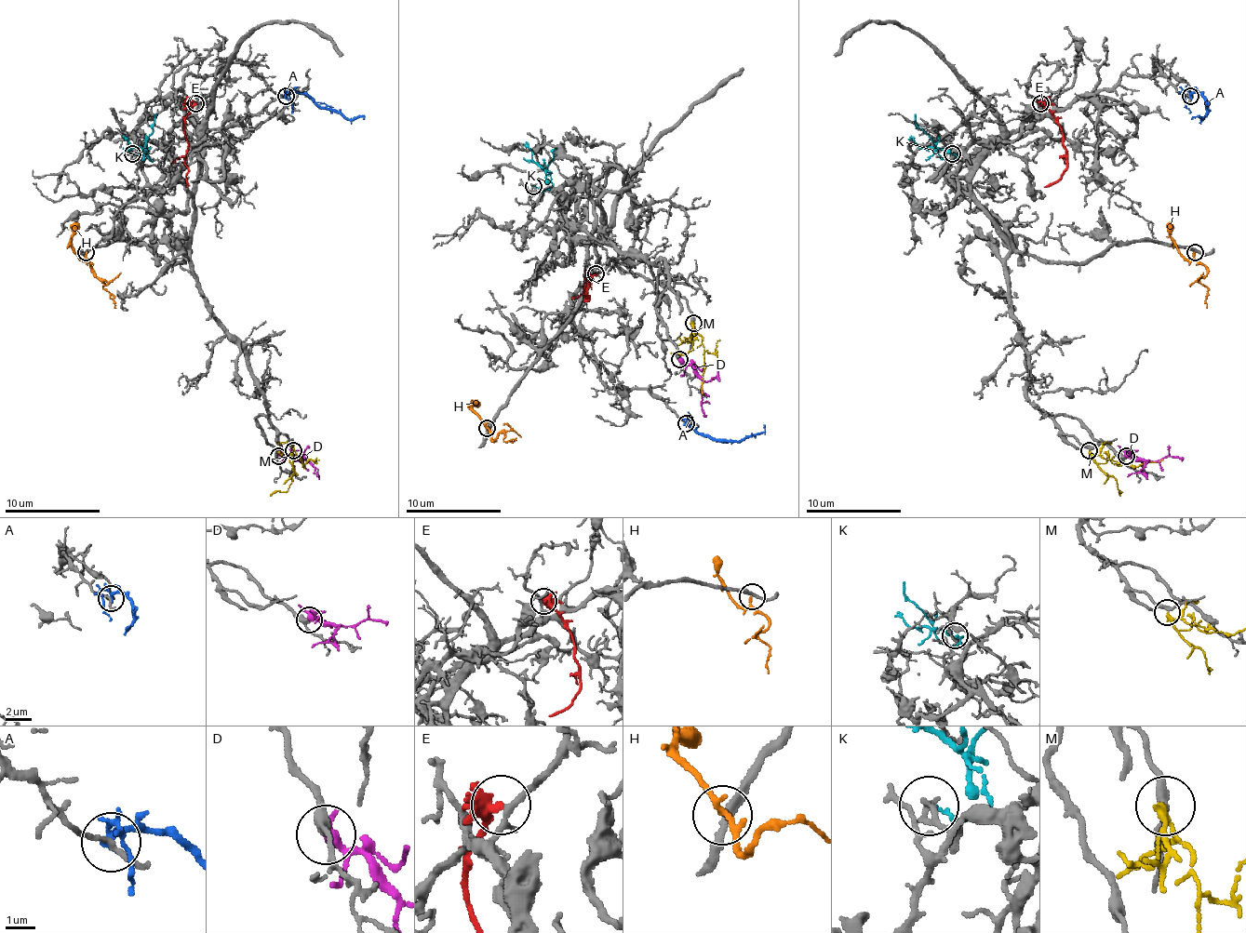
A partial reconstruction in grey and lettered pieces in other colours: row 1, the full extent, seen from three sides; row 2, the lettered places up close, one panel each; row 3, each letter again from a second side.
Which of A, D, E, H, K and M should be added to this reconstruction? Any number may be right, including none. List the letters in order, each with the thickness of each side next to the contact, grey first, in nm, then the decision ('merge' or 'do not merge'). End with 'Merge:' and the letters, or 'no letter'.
A: calibres 150 and 200 nm; do not merge
D: calibres 300 and 240 nm; merge
E: calibres 200 and 280 nm; do not merge
H: calibres 240 and 140 nm; do not merge
K: calibres 140 and 110 nm; do not merge
M: calibres 240 and 200 nm; do not merge
Merge: D

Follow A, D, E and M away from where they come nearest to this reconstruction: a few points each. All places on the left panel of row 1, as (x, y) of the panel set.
A: (285, 97), (297, 92), (321, 101), (347, 118), (363, 118)
D: (278, 456), (301, 460), (301, 456), (306, 458)
E: (194, 104), (185, 116), (188, 187)
M: (292, 451), (304, 465), (304, 460)

